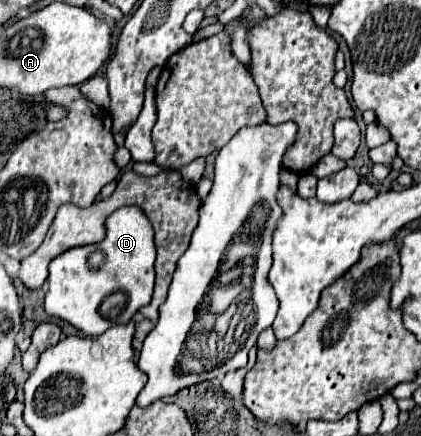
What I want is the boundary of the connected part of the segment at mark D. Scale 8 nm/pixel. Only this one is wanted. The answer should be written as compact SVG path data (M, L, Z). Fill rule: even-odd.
M121 207L113 215L117 217L107 219L107 233L101 243L65 251L49 265L47 315L71 323L87 337L97 337L113 325L127 323L139 307L151 301L153 293L156 246L149 219L139 207Z

